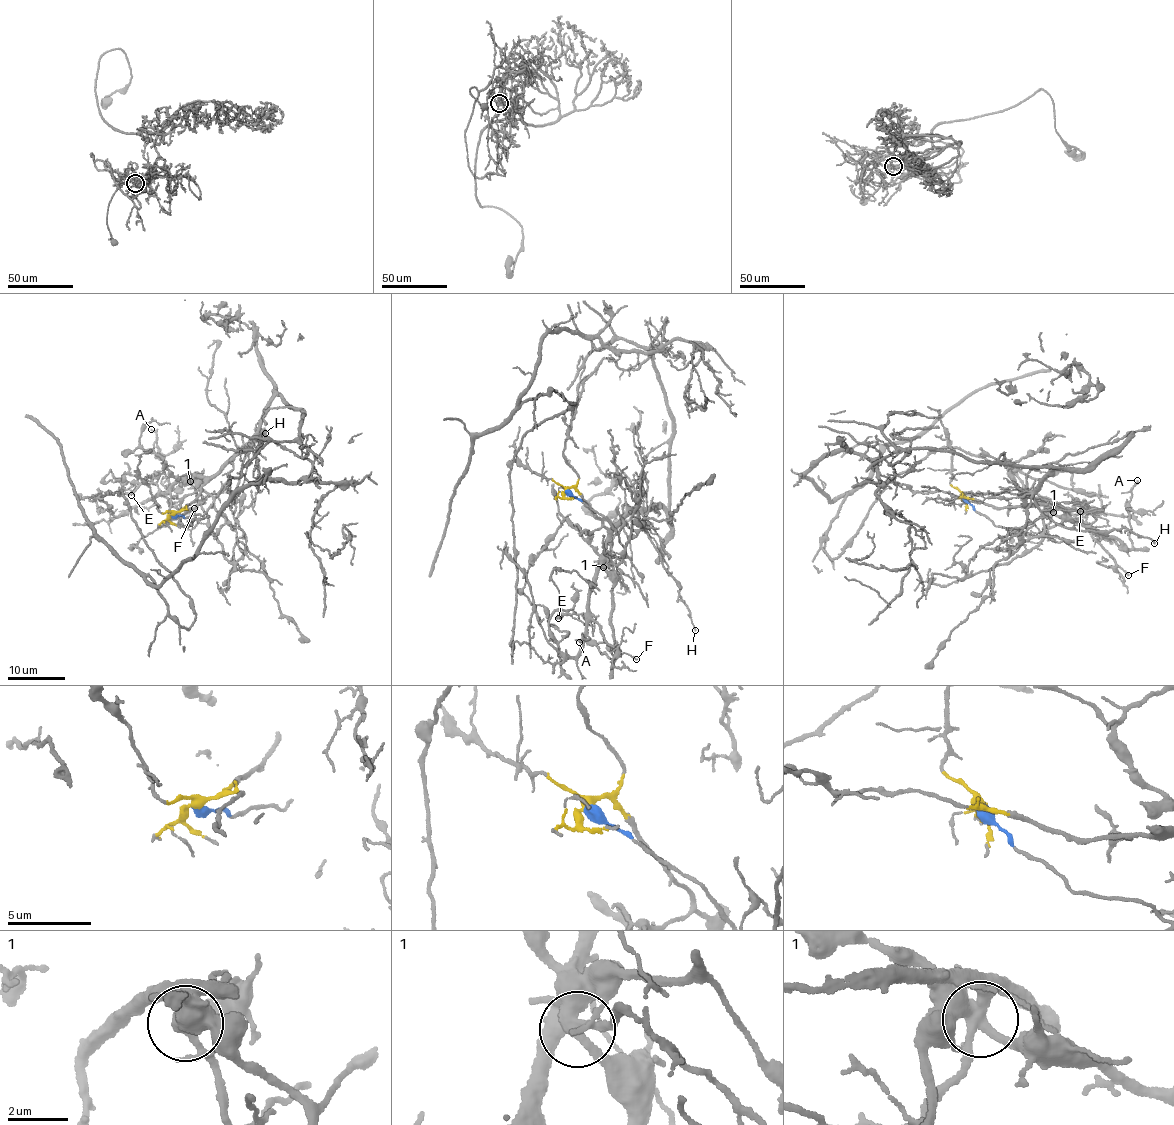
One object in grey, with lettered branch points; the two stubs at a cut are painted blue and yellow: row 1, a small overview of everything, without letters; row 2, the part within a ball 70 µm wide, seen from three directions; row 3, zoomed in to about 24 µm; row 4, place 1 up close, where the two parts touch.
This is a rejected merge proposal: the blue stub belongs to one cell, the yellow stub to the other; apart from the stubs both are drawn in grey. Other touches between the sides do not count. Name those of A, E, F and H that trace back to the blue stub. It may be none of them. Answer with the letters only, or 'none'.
A

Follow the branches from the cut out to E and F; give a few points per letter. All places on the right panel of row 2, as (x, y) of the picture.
E: (962, 496), (995, 506), (1051, 505), (1073, 521), (1084, 522), (1087, 513), (1085, 504), (1080, 511)
F: (962, 496), (995, 506), (1051, 505), (1084, 527), (1128, 575)

